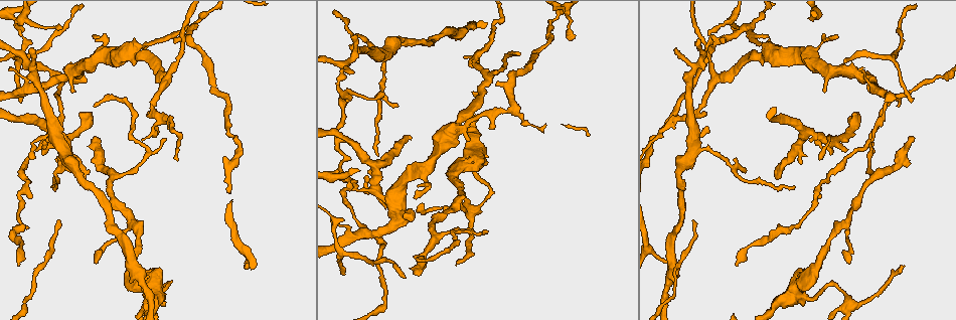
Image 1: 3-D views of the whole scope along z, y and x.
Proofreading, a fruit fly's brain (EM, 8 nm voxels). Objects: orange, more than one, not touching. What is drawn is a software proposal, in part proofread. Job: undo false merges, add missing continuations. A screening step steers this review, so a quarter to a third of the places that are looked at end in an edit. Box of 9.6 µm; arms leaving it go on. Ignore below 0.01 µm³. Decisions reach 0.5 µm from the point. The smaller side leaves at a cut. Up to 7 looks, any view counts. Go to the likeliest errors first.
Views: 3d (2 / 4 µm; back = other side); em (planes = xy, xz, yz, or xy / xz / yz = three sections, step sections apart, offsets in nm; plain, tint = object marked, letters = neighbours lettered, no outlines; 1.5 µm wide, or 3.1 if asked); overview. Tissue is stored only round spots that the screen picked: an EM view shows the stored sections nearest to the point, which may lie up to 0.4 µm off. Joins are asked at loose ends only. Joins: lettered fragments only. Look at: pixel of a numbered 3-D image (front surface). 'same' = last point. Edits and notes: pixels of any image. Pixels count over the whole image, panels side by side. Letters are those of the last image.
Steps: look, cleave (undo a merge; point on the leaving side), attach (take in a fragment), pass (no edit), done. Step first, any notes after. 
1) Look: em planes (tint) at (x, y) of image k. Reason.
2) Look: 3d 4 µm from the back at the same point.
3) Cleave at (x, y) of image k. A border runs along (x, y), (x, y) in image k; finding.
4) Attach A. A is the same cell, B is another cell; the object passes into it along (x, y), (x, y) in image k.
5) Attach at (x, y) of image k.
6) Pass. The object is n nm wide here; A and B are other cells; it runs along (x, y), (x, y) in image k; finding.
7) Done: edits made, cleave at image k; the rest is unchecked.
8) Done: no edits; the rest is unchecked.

Look: 3d 2 µm from the back at (343, 272) of image 1. Thin end.

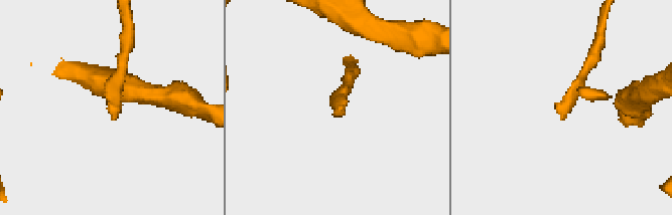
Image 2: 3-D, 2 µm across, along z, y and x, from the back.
Look: em xz step 8 (tint) at (113, 119) of image 2. Need the tissue.

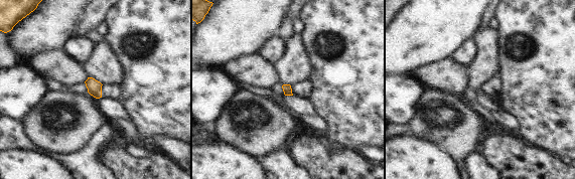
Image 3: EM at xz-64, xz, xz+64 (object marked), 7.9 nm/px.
Look: em planes (letters) at the same point. Cut it another way.

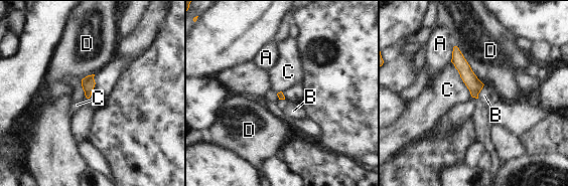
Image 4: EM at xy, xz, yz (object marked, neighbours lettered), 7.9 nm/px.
Pass. The longest contact is with D, 400 nm; A, B, C and D are other cells; a border runs along (484, 84), (477, 98) in image 4; no lettered fragment goes on from it.

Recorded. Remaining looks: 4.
Look: em planes (letters) at (23, 56) of image 1. Two arms in line, one across.

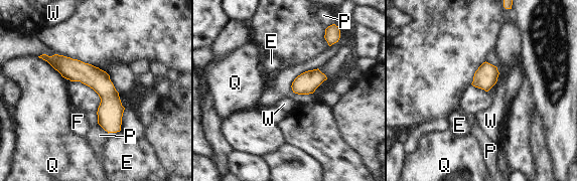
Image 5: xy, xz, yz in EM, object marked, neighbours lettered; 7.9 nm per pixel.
Pass. E, F, P, Q and W are other cells; it runs along (49, 58), (109, 96), (117, 129) in image 5; all the same cell.

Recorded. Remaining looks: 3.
Look: em planes (letters) at (149, 151) of image 1.

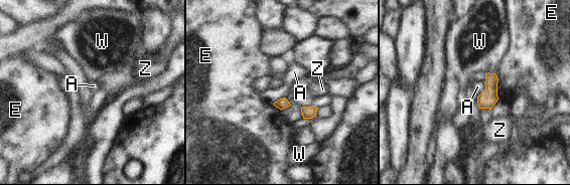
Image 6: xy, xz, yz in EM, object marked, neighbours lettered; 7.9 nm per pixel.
Pass. The object is 90 nm wide here; A, E, W and Z are other cells; a border runs along (484, 82), (484, 88), (477, 97) in image 6; one cell here.

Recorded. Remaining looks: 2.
Done: no edits; the rest is unchecked.

